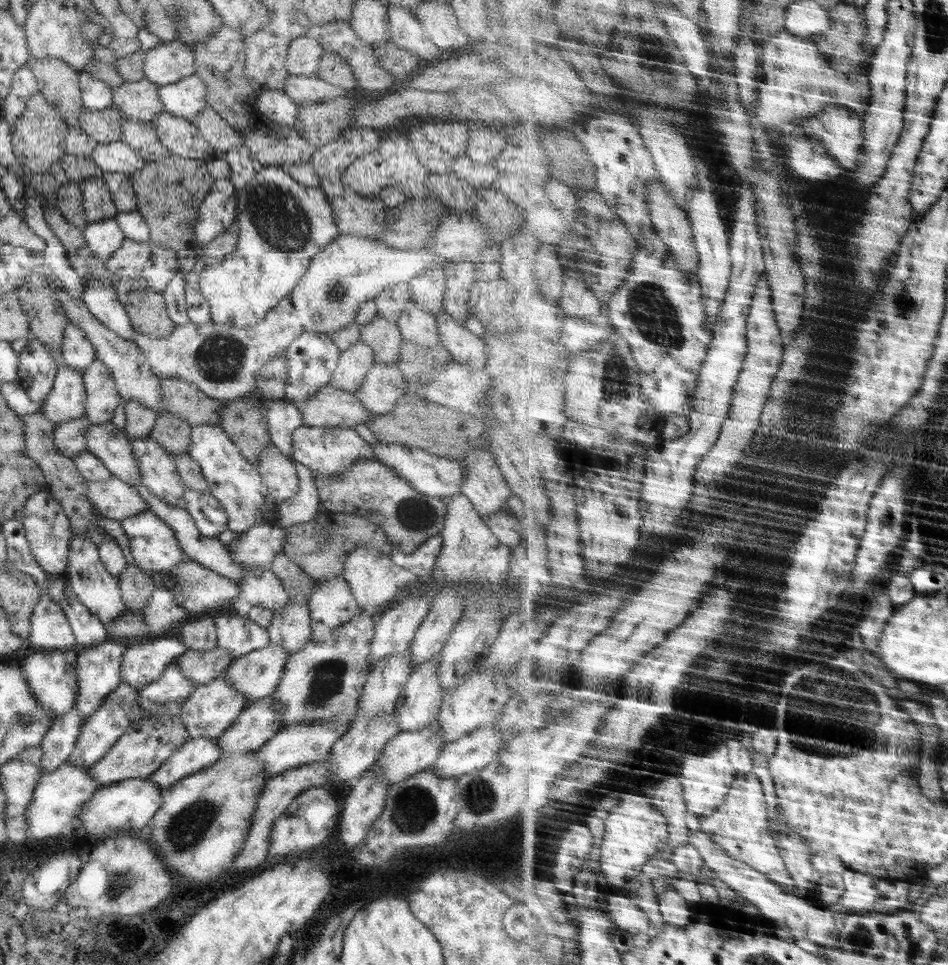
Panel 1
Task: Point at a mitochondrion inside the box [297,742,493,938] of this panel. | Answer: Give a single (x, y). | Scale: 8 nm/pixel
(413, 806)

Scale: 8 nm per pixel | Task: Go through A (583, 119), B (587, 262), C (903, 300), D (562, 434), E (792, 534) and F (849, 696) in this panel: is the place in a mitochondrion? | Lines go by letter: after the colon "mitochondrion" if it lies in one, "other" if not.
A: other
B: mitochondrion
C: mitochondrion
D: other
E: other
F: mitochondrion

